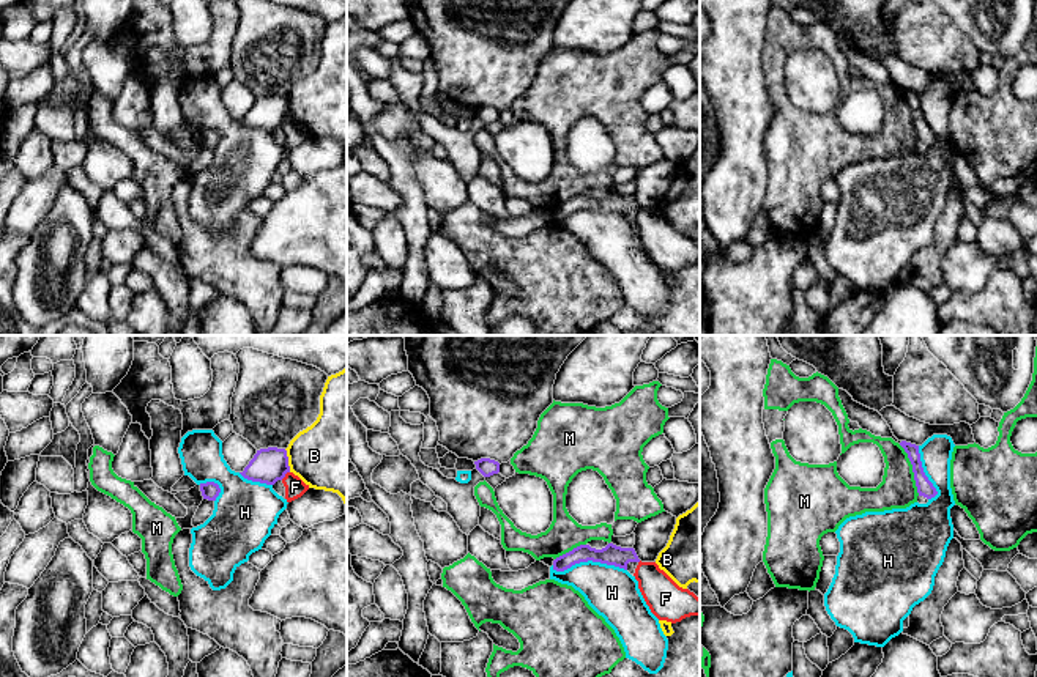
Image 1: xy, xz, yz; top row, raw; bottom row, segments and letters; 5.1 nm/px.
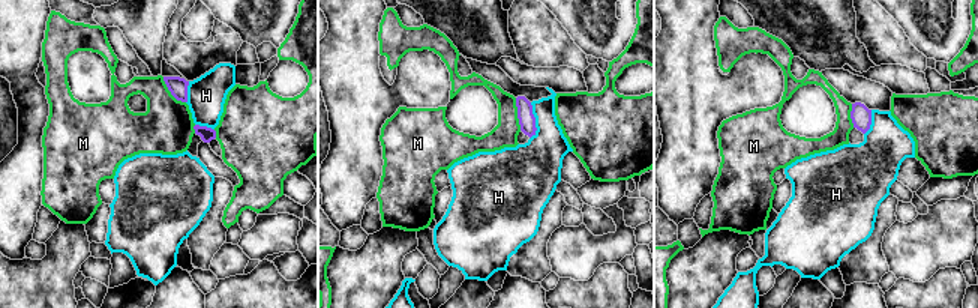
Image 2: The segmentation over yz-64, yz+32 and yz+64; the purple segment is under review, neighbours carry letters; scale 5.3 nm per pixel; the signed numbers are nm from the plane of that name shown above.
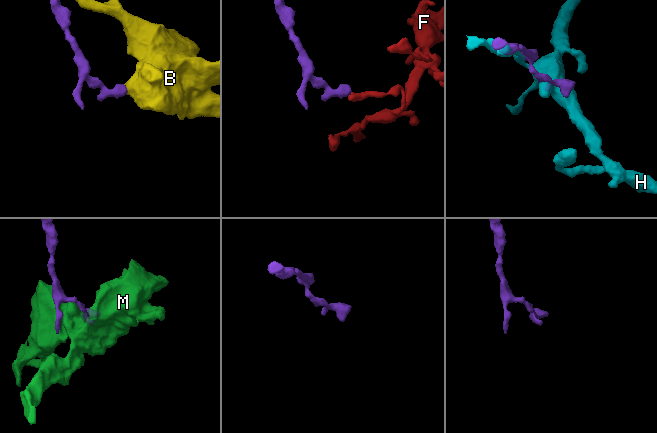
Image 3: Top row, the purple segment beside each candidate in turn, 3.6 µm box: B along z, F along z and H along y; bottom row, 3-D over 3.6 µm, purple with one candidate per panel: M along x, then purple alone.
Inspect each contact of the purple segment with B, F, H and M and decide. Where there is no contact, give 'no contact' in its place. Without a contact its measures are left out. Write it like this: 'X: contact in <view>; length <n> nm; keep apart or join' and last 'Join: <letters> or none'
B: contact in xy; length 120 nm; keep apart
F: contact in xy; length 60 nm; keep apart
H: contact in xz; length 380 nm; keep apart
M: contact in yz; length 280 nm; keep apart
Join: none

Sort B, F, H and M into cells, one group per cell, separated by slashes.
B / F / H / M

